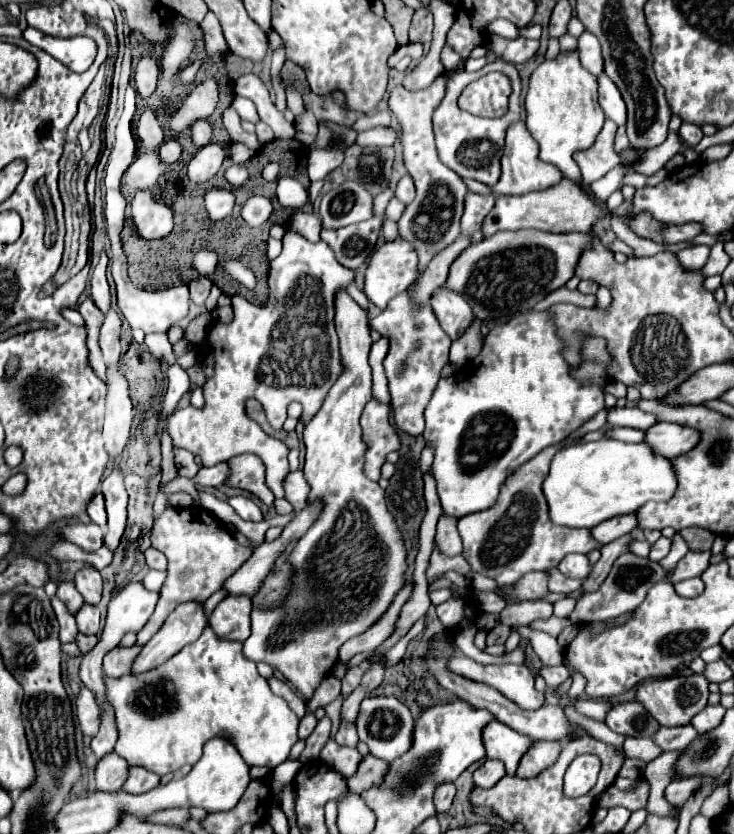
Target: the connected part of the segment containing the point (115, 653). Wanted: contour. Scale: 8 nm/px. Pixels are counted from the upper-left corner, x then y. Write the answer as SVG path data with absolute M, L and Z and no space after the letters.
M117 646L115 650L111 650L105 658L103 658L103 674L107 678L117 678L117 676L125 676L131 670L131 662L133 658L139 654L139 646L131 646L131 648L121 648Z

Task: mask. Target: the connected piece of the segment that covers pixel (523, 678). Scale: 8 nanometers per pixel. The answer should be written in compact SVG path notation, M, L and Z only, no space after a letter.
M461 658L461 660L451 660L449 668L459 676L493 686L503 696L519 704L523 710L537 710L545 702L545 694L535 688L535 678L523 664L483 666L471 658Z

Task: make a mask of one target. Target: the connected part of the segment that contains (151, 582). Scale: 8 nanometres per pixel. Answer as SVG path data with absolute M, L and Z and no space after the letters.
M149 570L149 574L143 578L143 586L151 592L159 592L161 584L165 580L165 572L157 572L157 570Z

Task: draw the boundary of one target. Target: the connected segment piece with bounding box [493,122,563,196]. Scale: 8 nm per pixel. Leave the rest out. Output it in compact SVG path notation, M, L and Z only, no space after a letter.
M523 122L511 124L507 130L507 144L505 144L505 154L501 158L501 178L493 186L493 194L503 194L503 196L523 196L533 190L543 190L559 184L563 180L563 174L557 166L547 164L539 160L539 146L531 138L529 130L525 128Z

